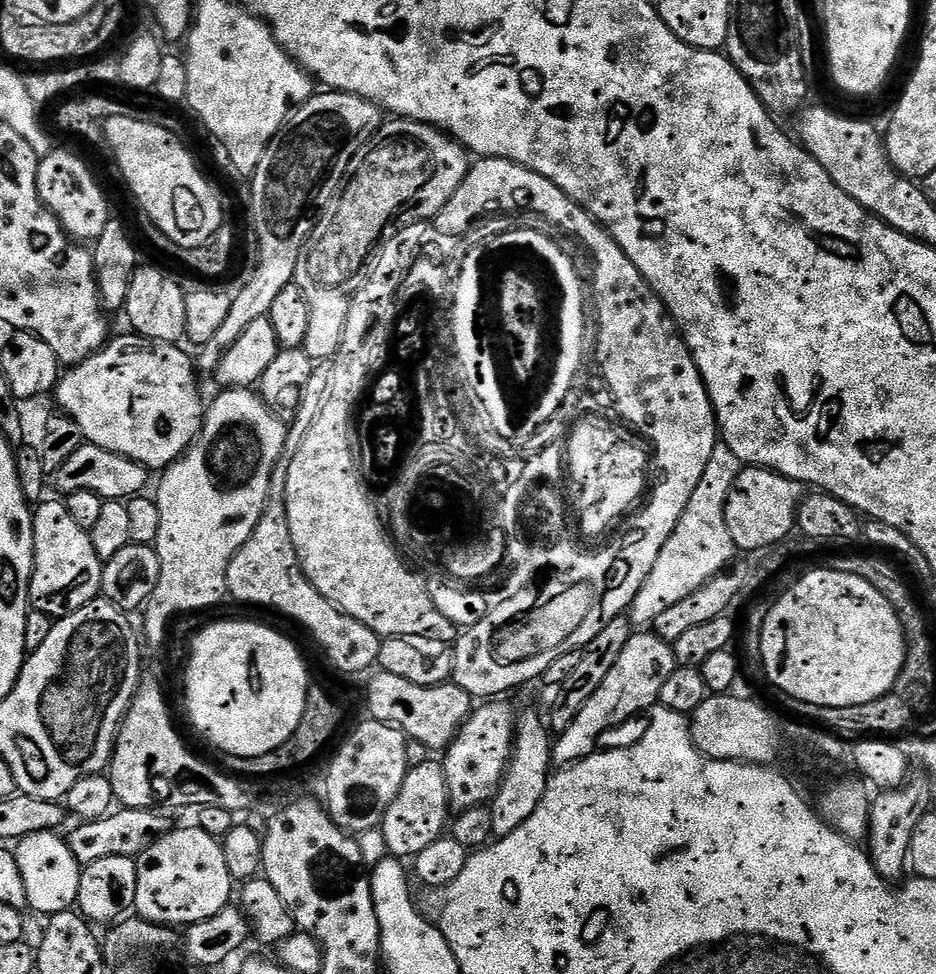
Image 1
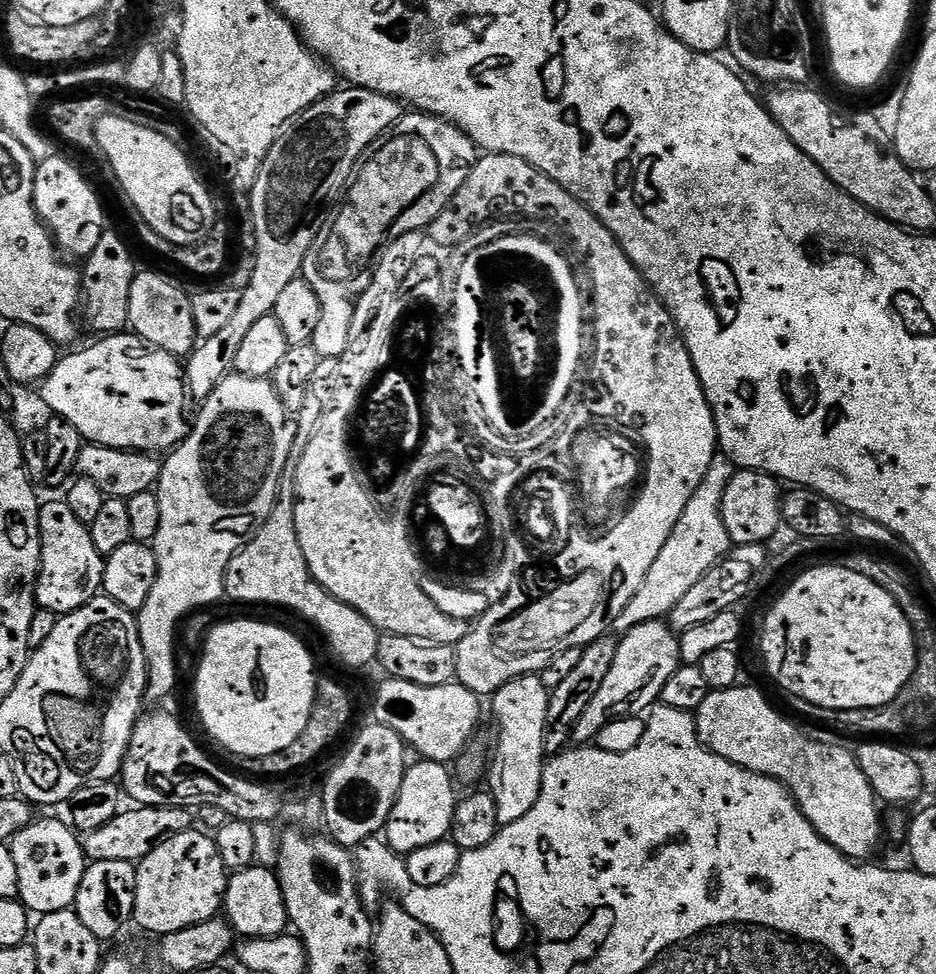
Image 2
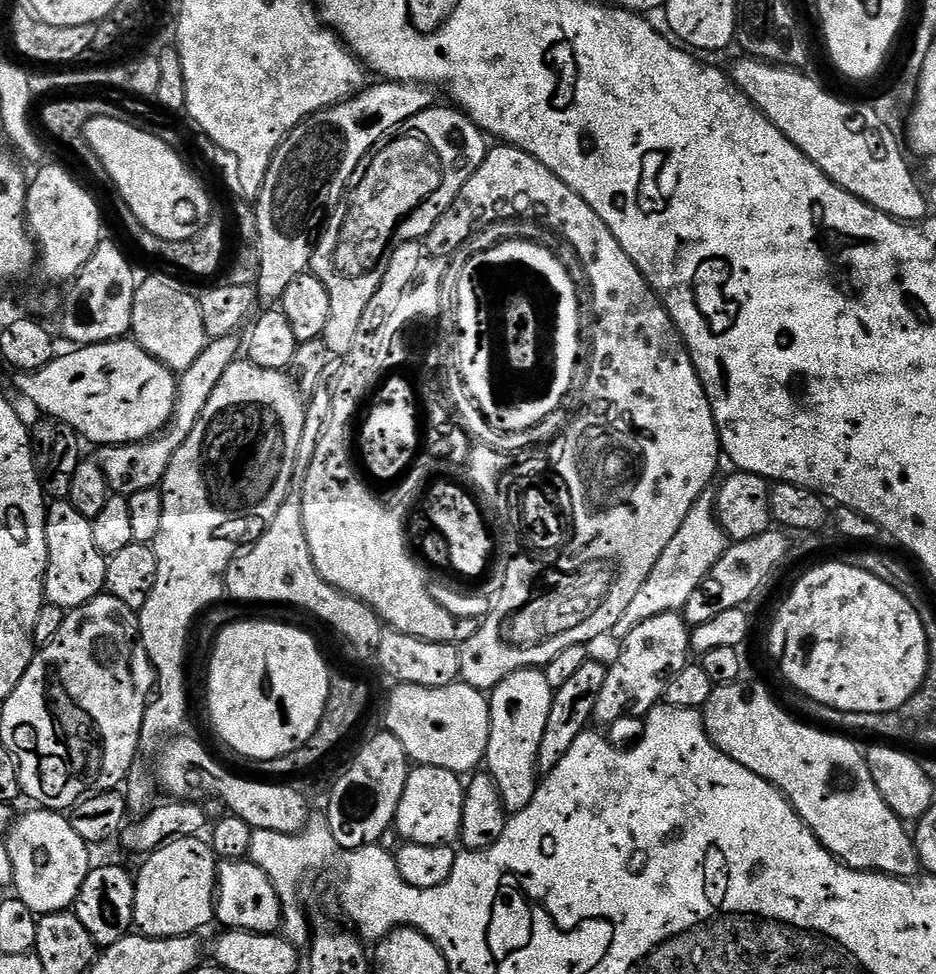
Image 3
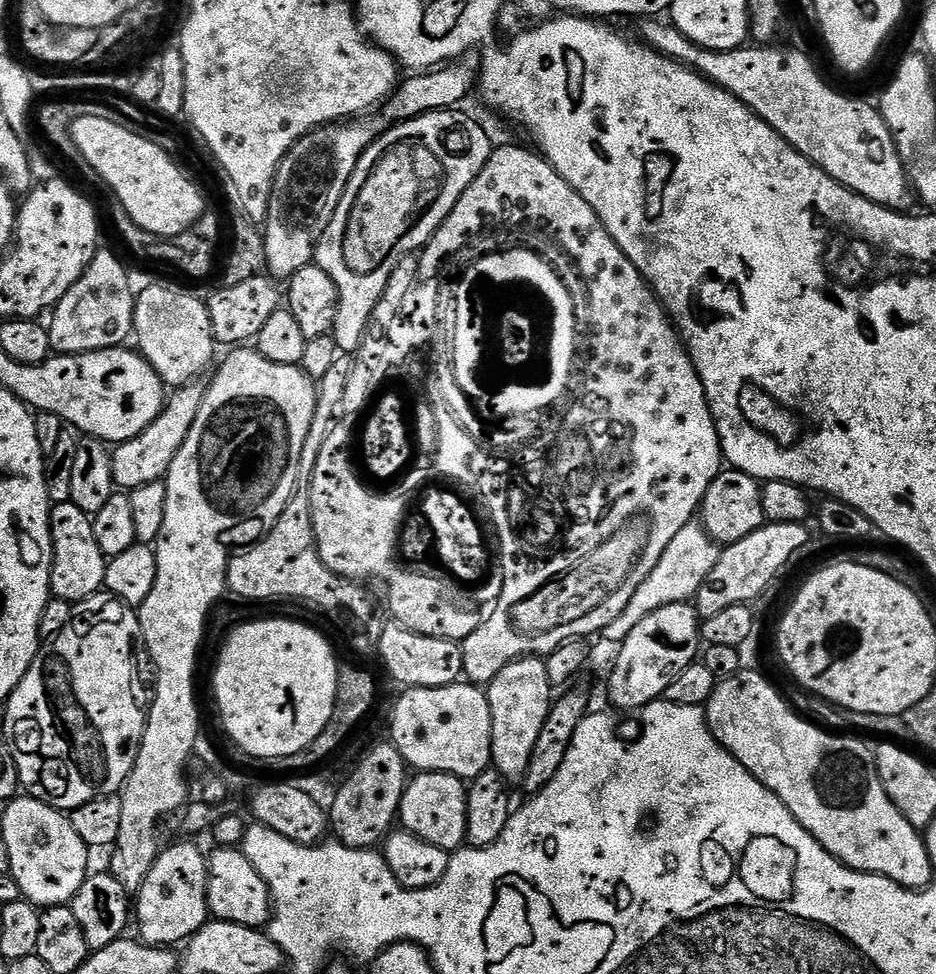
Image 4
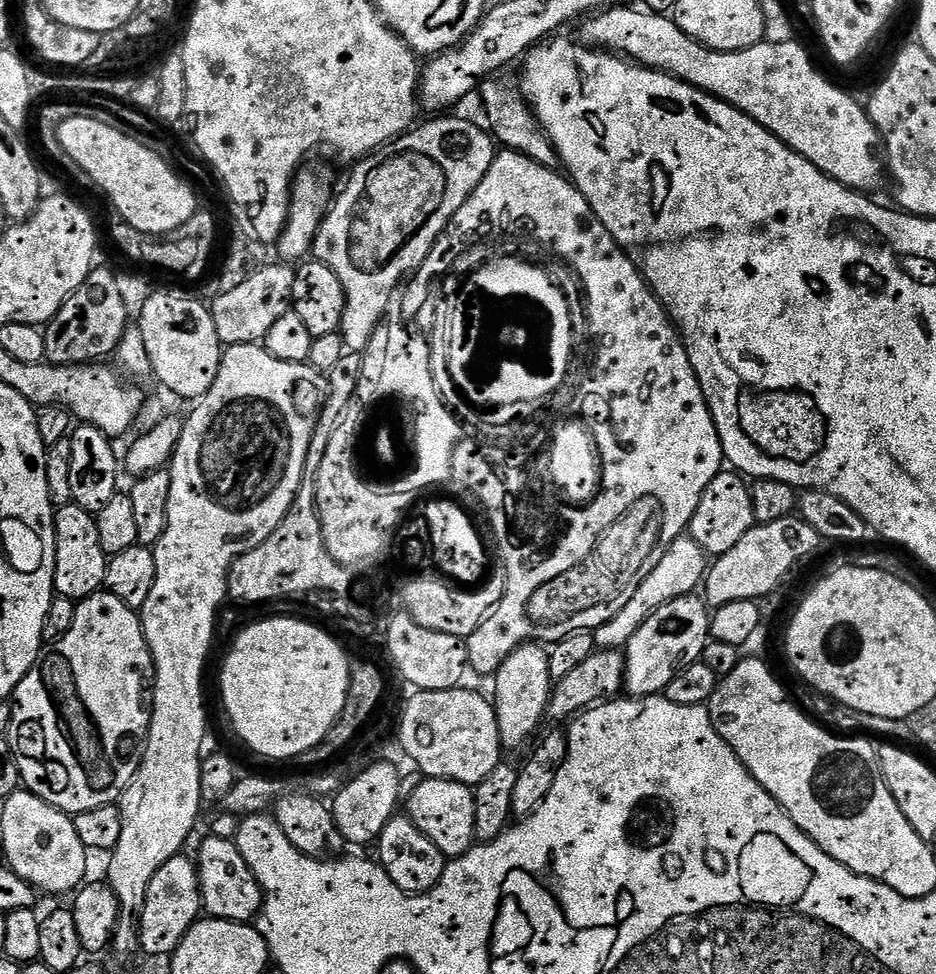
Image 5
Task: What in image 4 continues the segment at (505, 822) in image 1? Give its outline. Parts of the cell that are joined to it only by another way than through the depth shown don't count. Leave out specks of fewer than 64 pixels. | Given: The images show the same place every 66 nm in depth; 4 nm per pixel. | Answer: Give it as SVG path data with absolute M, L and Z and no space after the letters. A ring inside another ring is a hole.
M515 660L487 684L486 691L492 715L491 767L509 782L523 781L524 771L530 766L530 754L534 754L534 746L538 743L538 734L542 734L548 712L554 706L554 689L546 674L544 660Z

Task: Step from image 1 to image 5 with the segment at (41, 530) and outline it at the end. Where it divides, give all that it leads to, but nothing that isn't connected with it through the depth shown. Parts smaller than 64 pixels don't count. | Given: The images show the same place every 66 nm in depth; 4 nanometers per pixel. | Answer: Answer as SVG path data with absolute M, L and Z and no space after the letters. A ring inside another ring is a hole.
M67 504L55 509L56 513L56 569L54 582L56 596L65 596L74 601L85 600L104 588L104 579L110 557L98 542L96 517L82 506Z

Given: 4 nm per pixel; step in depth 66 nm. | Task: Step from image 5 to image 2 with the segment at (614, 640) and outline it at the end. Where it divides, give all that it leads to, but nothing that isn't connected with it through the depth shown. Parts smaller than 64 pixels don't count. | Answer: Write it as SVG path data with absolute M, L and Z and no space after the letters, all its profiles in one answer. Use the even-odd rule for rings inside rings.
M717 454L714 462L710 462L710 470L706 470L706 478L694 490L694 498L686 502L686 510L682 510L682 518L678 518L678 526L666 538L666 546L662 546L662 554L650 566L650 574L642 582L638 594L630 598L626 610L618 614L614 625L617 633L629 632L634 626L651 620L664 620L680 599L709 572L715 564L729 555L733 547L730 534L726 530L726 522L722 522L722 498L726 494L726 486L730 486L730 478L734 478L737 465L727 456Z

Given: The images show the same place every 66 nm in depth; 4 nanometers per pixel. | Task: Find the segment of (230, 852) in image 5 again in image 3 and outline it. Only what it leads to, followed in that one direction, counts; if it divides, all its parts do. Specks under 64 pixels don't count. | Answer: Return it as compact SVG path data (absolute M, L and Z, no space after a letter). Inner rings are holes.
M247 859L226 860L217 865L216 917L228 930L274 934L283 925L283 908L269 876L257 864Z

